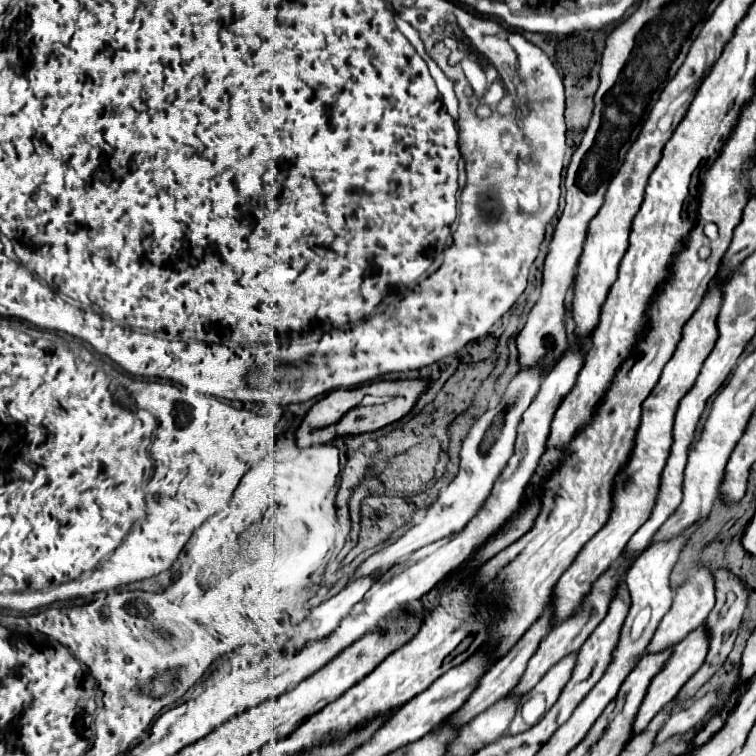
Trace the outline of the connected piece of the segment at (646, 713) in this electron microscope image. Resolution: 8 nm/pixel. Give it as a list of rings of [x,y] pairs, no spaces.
[[[700,625],[700,629],[696,629],[696,633],[690,633],[688,637],[684,637],[684,641],[682,641],[680,645],[676,645],[676,649],[674,649],[672,657],[668,659],[666,667],[652,679],[650,689],[648,689],[648,695],[646,695],[642,707],[640,707],[638,715],[636,715],[636,721],[634,721],[634,735],[640,733],[640,731],[644,731],[646,725],[650,723],[650,719],[652,719],[668,701],[672,701],[672,699],[680,693],[680,689],[686,685],[688,677],[692,677],[692,673],[696,673],[696,669],[700,669],[700,665],[704,663],[704,657],[706,657],[706,655],[708,655],[708,641],[704,641],[704,625]]]

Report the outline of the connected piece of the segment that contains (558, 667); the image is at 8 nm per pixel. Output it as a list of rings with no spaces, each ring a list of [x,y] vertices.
[[[570,653],[568,657],[564,657],[562,661],[558,661],[556,665],[552,665],[552,669],[548,669],[548,673],[540,679],[540,683],[530,691],[530,695],[536,693],[544,693],[546,695],[546,703],[548,709],[556,703],[556,699],[560,697],[562,689],[566,687],[566,683],[572,677],[572,669],[576,665],[576,653]]]

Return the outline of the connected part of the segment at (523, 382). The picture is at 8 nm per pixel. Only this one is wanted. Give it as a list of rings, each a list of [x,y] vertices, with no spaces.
[[[536,365],[534,369],[528,371],[518,371],[516,377],[510,381],[506,393],[500,397],[496,407],[490,407],[470,429],[468,437],[462,443],[460,449],[460,471],[454,477],[454,481],[438,495],[438,499],[426,509],[426,515],[412,527],[408,529],[396,543],[384,547],[382,551],[370,555],[354,573],[354,577],[368,577],[372,573],[380,573],[380,569],[388,571],[390,567],[394,567],[400,559],[412,555],[416,549],[430,545],[442,537],[454,535],[456,531],[464,529],[464,525],[476,515],[476,511],[480,509],[480,505],[484,503],[484,499],[488,497],[496,477],[500,475],[500,471],[506,467],[508,459],[514,453],[514,439],[516,439],[516,427],[522,419],[522,413],[528,409],[528,405],[532,403],[532,397],[536,397],[538,389],[542,383],[542,369],[540,365]]]

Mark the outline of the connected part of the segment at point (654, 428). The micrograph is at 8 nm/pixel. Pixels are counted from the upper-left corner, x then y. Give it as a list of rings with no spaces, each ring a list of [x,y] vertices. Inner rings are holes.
[[[718,273],[718,277],[714,277],[712,285],[708,287],[708,293],[704,295],[704,301],[700,303],[696,313],[684,325],[682,339],[680,339],[672,359],[666,363],[660,381],[656,383],[656,387],[652,389],[648,399],[644,401],[642,423],[640,423],[638,433],[636,433],[636,445],[632,449],[632,455],[630,455],[626,467],[616,477],[614,507],[612,507],[608,525],[604,525],[604,529],[600,529],[592,537],[592,541],[586,543],[586,547],[576,557],[576,561],[568,567],[568,571],[554,585],[556,587],[554,589],[554,623],[568,619],[578,609],[578,605],[584,599],[584,595],[588,593],[590,585],[598,579],[600,573],[604,573],[610,565],[614,565],[618,561],[628,539],[644,525],[644,521],[648,521],[652,507],[656,503],[660,473],[666,465],[670,445],[672,445],[672,425],[674,425],[676,407],[678,407],[680,399],[686,395],[686,391],[692,389],[696,377],[700,375],[702,363],[706,361],[706,357],[712,351],[712,345],[716,343],[716,337],[718,337],[718,333],[716,333],[716,313],[720,313],[720,301],[722,301],[724,285],[726,285],[726,281],[720,281],[720,273]]]

